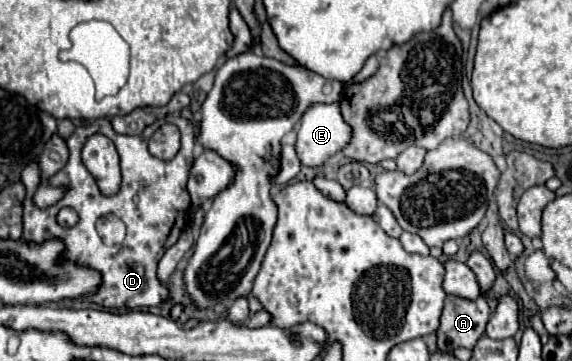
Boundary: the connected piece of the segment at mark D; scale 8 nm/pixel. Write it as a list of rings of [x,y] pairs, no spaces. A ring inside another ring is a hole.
[[[171,114],[165,120],[157,120],[155,124],[147,126],[143,134],[137,136],[127,136],[127,134],[117,134],[111,126],[109,118],[97,118],[91,124],[79,122],[75,126],[75,132],[65,140],[69,146],[69,160],[67,164],[49,178],[49,184],[53,186],[67,186],[67,194],[63,200],[53,204],[47,210],[37,208],[31,202],[33,192],[41,184],[41,170],[39,164],[27,164],[21,172],[21,182],[27,188],[27,196],[23,202],[23,238],[33,240],[37,244],[43,244],[47,240],[61,240],[65,244],[65,250],[61,254],[61,260],[69,260],[77,266],[93,268],[101,274],[101,284],[99,288],[83,296],[83,300],[93,302],[103,306],[105,310],[111,308],[151,308],[151,306],[161,306],[171,298],[169,288],[157,278],[157,264],[165,254],[165,242],[177,222],[179,216],[187,216],[191,210],[191,196],[187,192],[187,180],[189,180],[189,170],[193,164],[193,146],[195,146],[195,126],[183,118],[181,114]],[[169,118],[173,118],[173,124],[179,126],[181,130],[181,150],[171,162],[163,162],[155,156],[149,154],[147,150],[147,140],[153,136],[153,132],[163,126]],[[93,134],[105,134],[109,140],[113,140],[119,158],[121,158],[121,190],[113,196],[103,196],[91,176],[91,172],[85,168],[81,160],[81,148],[85,140]],[[139,192],[139,202],[135,202],[135,194]],[[61,206],[71,206],[79,214],[79,222],[73,228],[63,228],[57,224],[57,212]],[[105,214],[115,214],[121,218],[127,226],[127,236],[121,244],[107,246],[103,244],[101,236],[95,230],[95,222],[105,216]]]

